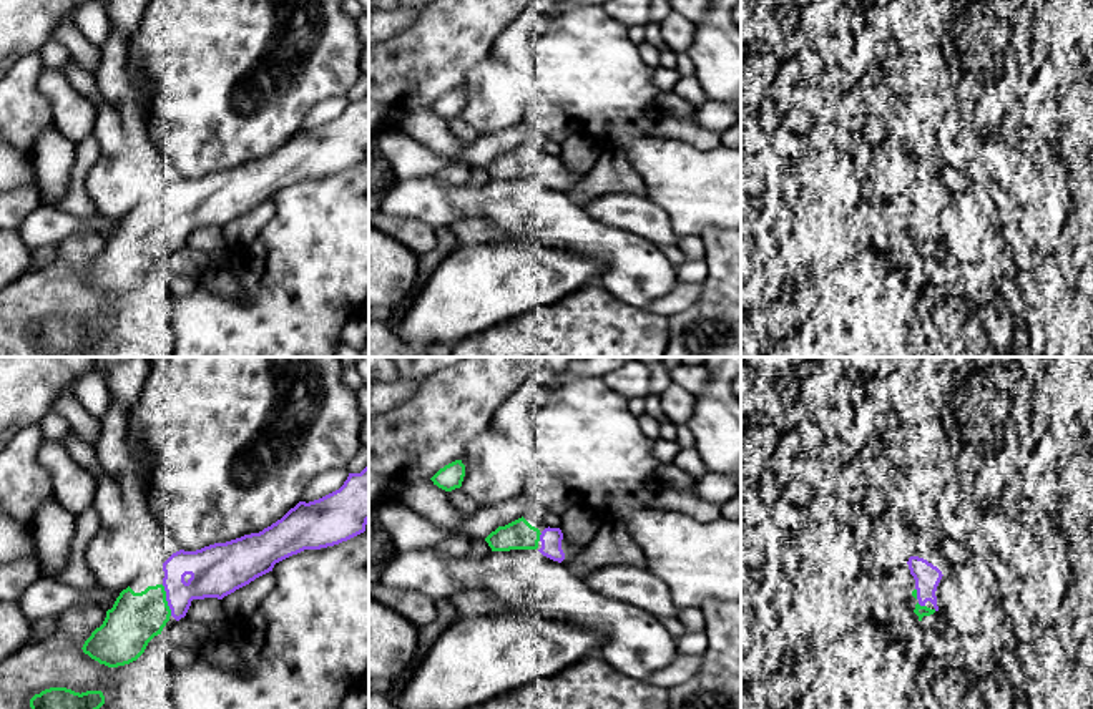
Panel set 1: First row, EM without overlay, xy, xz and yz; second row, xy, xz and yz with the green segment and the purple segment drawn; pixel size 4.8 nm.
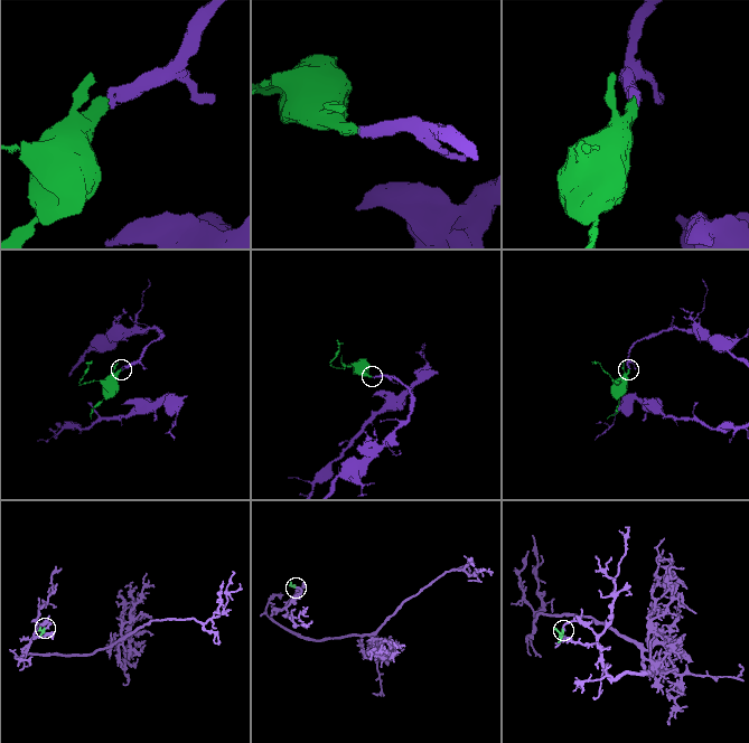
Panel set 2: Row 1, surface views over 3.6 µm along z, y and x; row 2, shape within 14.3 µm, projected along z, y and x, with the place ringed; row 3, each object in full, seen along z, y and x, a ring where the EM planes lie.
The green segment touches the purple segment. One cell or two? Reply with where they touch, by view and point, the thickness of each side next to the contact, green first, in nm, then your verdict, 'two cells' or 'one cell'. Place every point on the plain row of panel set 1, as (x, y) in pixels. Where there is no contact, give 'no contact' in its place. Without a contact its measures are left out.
xy (165, 228) | 260/190 nm | one cell

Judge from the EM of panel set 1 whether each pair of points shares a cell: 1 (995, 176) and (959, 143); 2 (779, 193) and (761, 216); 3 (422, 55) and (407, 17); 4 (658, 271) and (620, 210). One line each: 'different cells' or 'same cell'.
1: different cells
2: same cell
3: different cells
4: different cells

